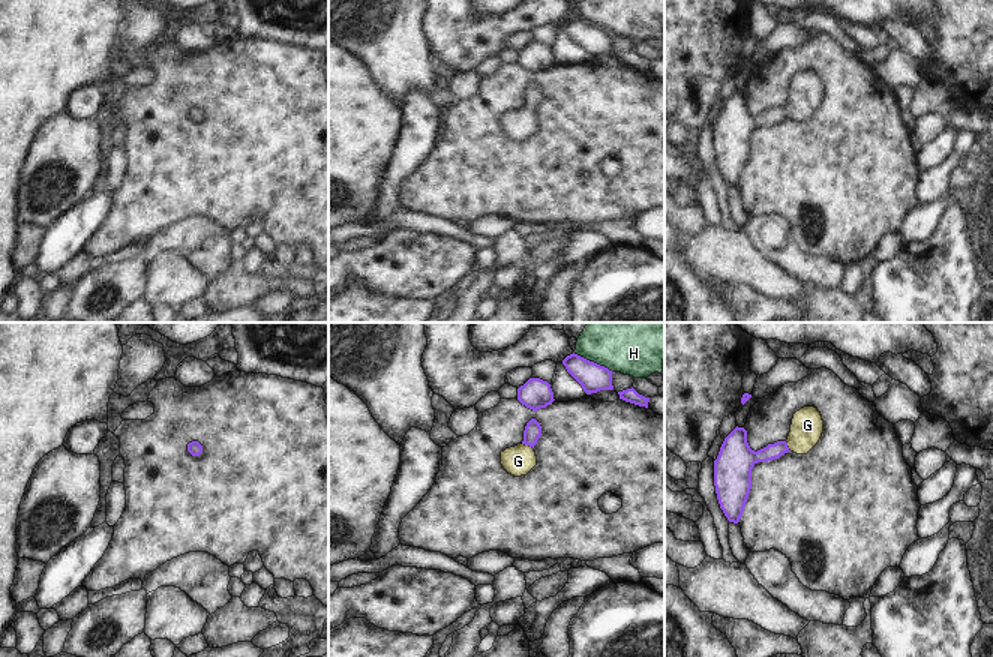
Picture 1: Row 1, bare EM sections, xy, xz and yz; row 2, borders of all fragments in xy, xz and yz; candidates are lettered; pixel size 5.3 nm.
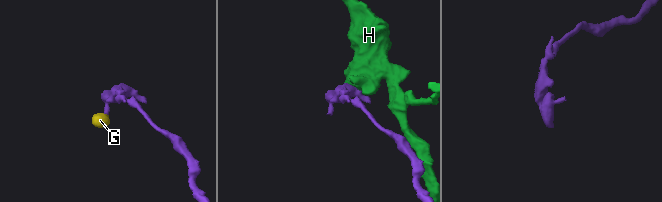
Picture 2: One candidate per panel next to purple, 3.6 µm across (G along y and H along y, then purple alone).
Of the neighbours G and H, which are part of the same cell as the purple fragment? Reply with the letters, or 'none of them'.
G

